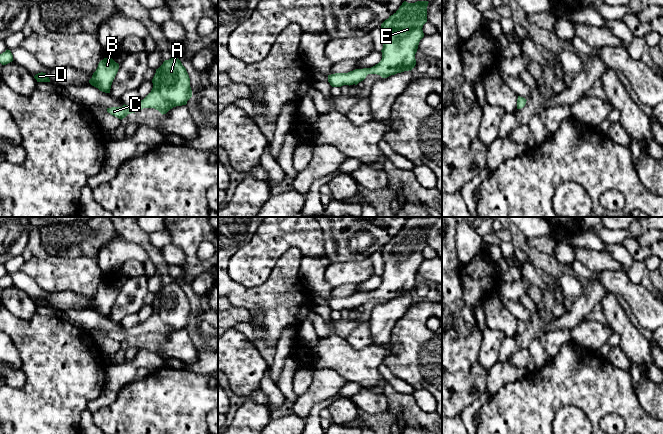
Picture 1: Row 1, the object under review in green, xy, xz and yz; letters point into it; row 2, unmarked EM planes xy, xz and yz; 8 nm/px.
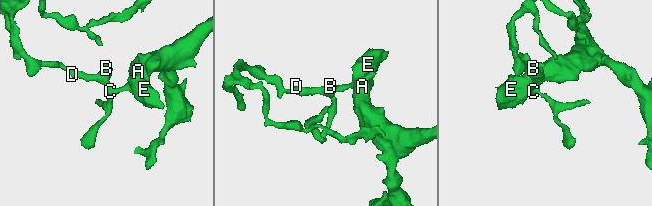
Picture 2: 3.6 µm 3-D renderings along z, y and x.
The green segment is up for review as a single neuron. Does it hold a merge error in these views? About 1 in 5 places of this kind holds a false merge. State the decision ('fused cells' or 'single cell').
single cell

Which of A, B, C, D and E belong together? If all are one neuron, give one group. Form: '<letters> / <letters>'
A B C D E

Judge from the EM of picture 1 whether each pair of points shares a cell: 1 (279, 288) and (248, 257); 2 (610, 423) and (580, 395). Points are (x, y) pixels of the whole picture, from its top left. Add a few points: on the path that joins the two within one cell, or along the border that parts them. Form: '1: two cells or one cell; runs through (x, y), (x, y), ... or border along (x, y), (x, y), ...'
1: two cells; border along (268, 277), (257, 285), (246, 286)
2: two cells; border along (624, 420), (616, 414), (606, 414), (599, 423)

